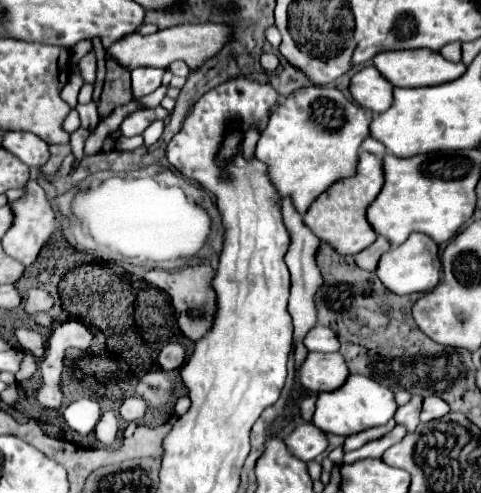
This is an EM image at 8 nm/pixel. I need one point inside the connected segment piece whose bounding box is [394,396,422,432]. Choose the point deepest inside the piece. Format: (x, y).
(408, 414)

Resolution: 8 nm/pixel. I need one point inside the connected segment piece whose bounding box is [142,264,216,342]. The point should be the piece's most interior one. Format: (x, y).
(189, 288)

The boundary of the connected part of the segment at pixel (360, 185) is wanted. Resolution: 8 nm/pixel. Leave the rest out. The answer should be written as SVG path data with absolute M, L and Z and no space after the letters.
M362 152L358 158L356 176L336 180L336 184L332 184L332 188L328 188L328 192L322 192L310 204L310 208L304 216L304 224L316 236L320 236L322 242L332 244L332 248L336 248L336 252L340 252L342 256L358 254L360 250L368 248L376 240L376 232L372 230L372 226L366 220L366 208L378 196L382 184L384 184L382 160L368 152Z

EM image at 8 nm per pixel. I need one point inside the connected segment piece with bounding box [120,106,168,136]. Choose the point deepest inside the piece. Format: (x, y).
(135, 123)

